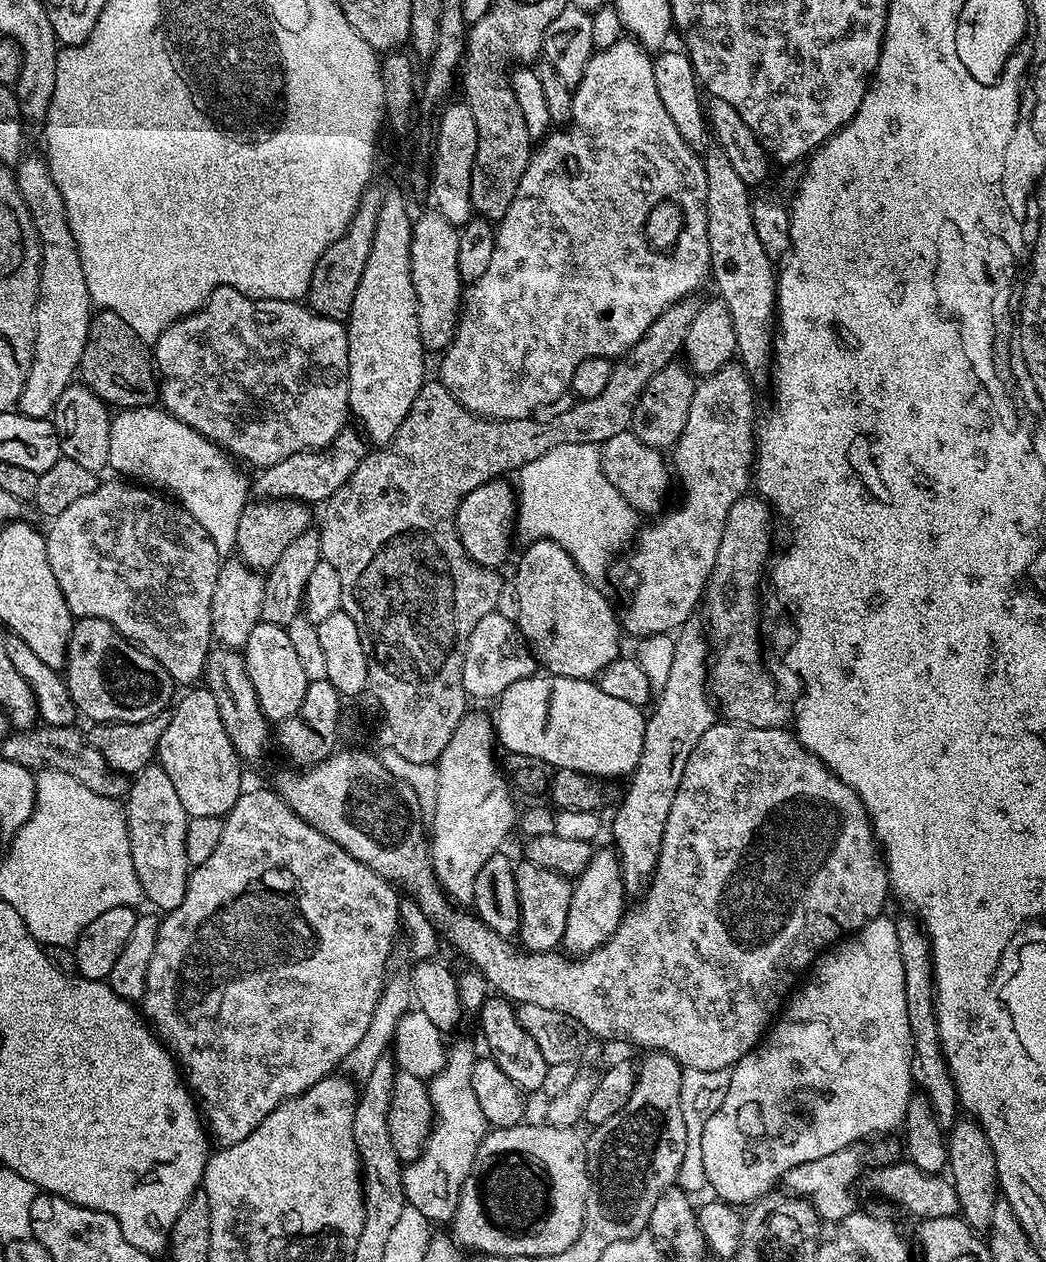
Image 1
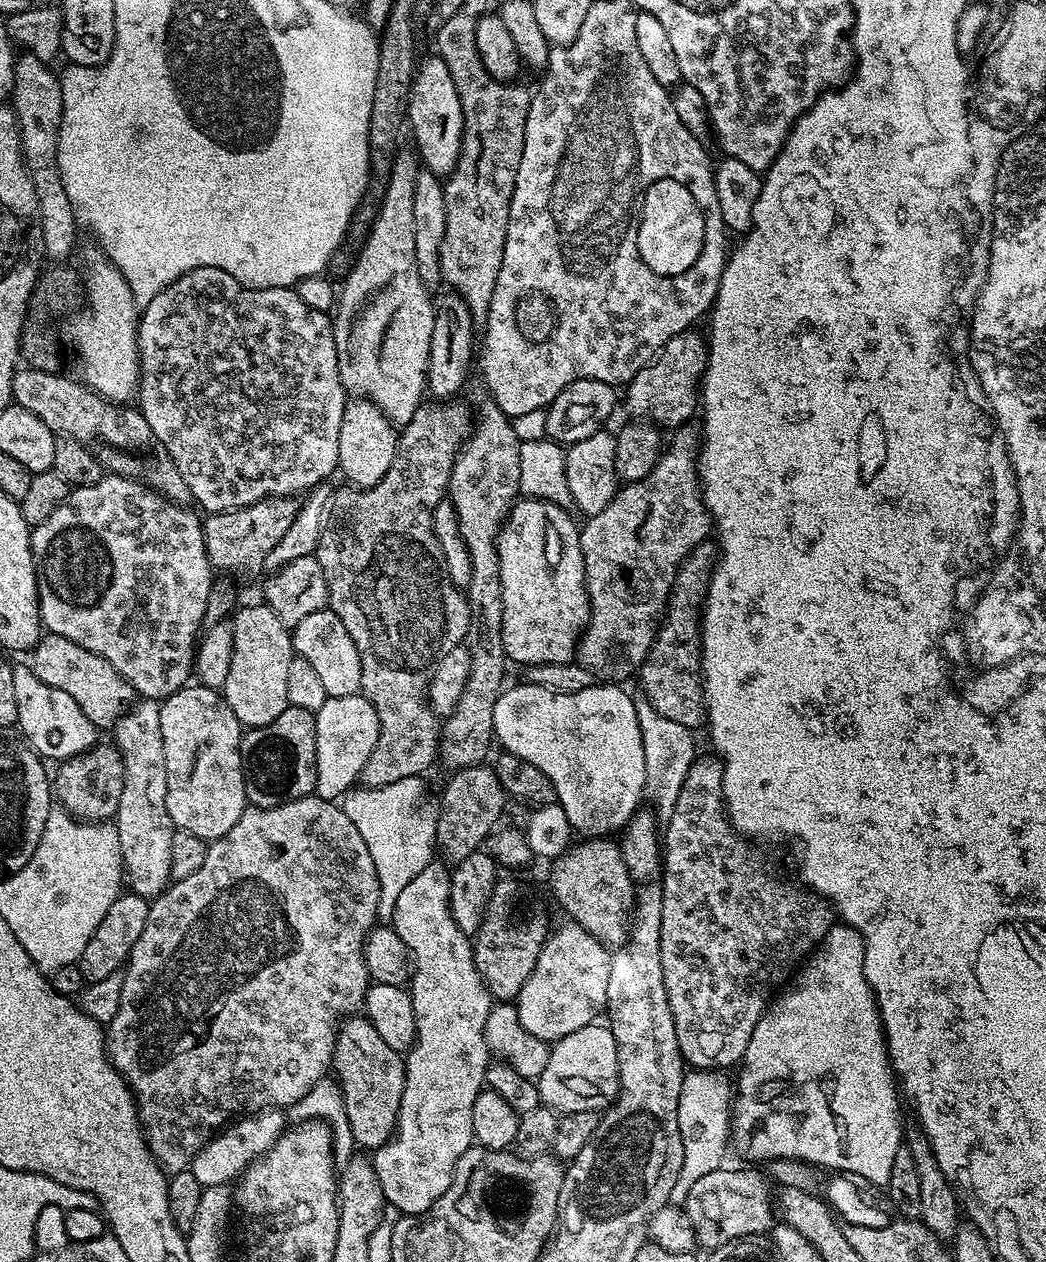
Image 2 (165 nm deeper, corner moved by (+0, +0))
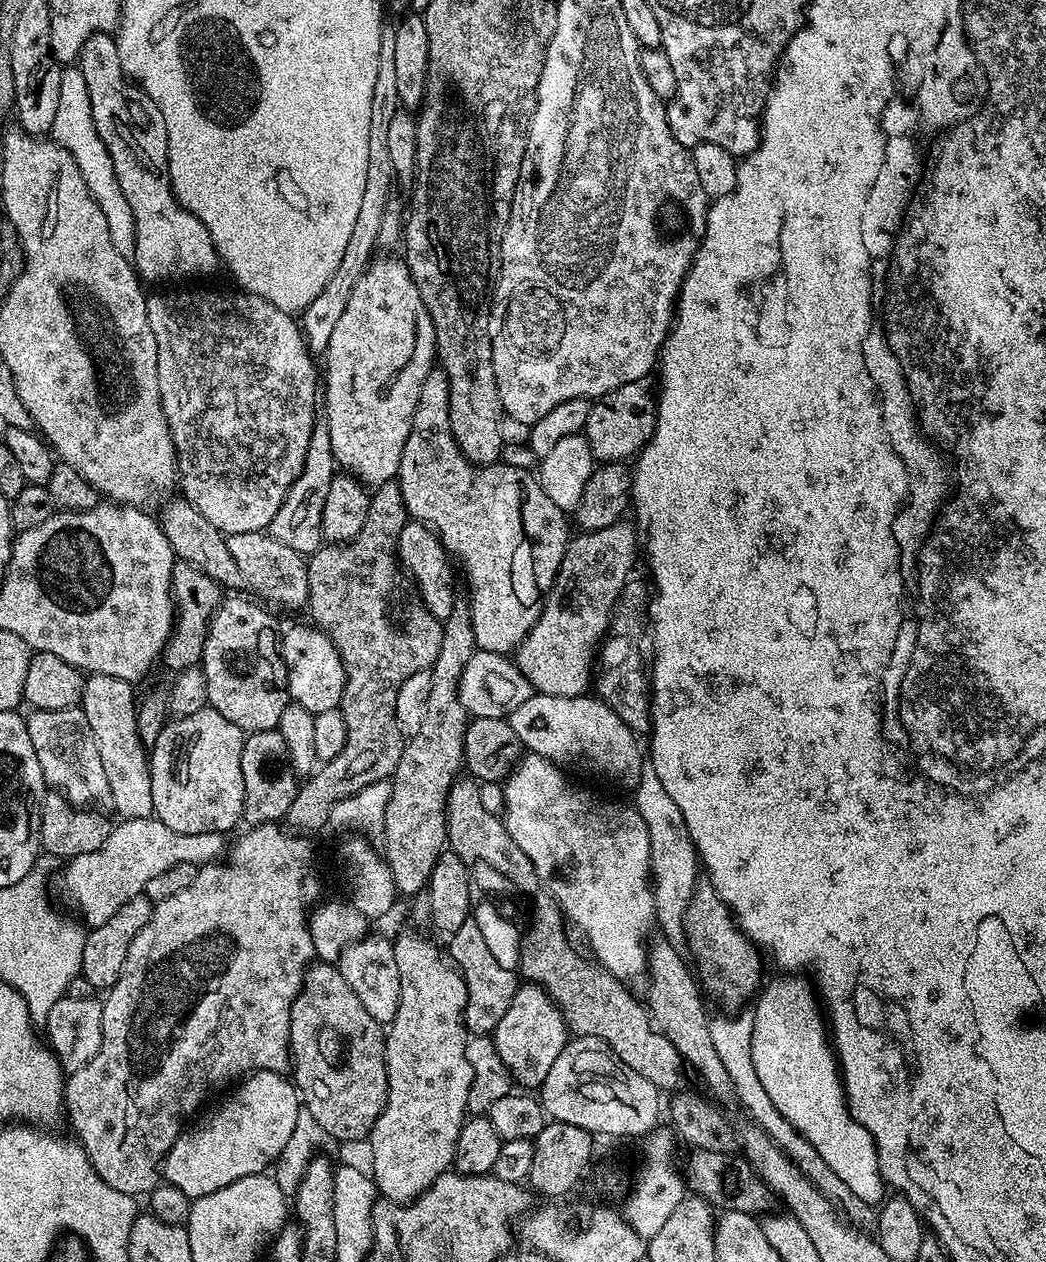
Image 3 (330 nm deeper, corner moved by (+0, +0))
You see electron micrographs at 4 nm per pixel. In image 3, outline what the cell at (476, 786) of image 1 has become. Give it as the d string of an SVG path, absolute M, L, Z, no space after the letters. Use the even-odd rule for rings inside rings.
M411 931L392 940L402 994L398 994L398 1014L394 1014L391 1024L387 1025L384 1038L388 1075L386 1106L378 1122L374 1122L370 1137L370 1175L376 1183L377 1193L393 1204L410 1204L417 1200L439 1176L453 1167L458 1134L469 1115L468 1098L472 1081L470 1062L466 1062L466 1042L469 1038L464 1027L466 982L460 969L442 955L441 945L439 948L434 941L427 940L423 931Z

